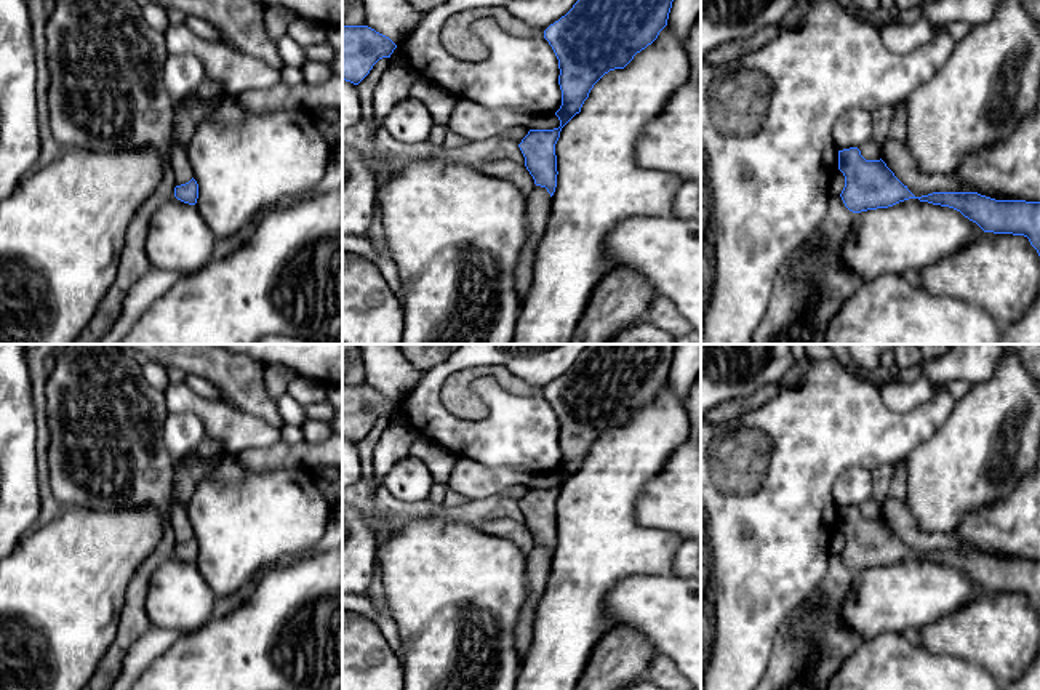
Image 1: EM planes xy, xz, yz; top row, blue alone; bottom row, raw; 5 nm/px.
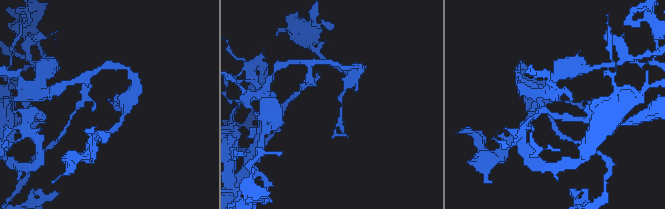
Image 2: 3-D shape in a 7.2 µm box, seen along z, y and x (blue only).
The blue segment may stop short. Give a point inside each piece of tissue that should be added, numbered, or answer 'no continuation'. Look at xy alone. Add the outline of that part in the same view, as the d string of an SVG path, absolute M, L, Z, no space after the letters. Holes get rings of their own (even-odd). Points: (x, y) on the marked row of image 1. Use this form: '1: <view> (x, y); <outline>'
1: xy (106, 64); M56 0L45 34L50 70L50 146L59 150L96 152L149 147L160 154L163 165L160 184L128 226L115 282L93 319L72 343L98 344L118 320L130 288L152 269L146 253L150 218L163 202L174 197L170 147L176 104L163 78L168 51L165 35L146 22L142 8L134 0Z

